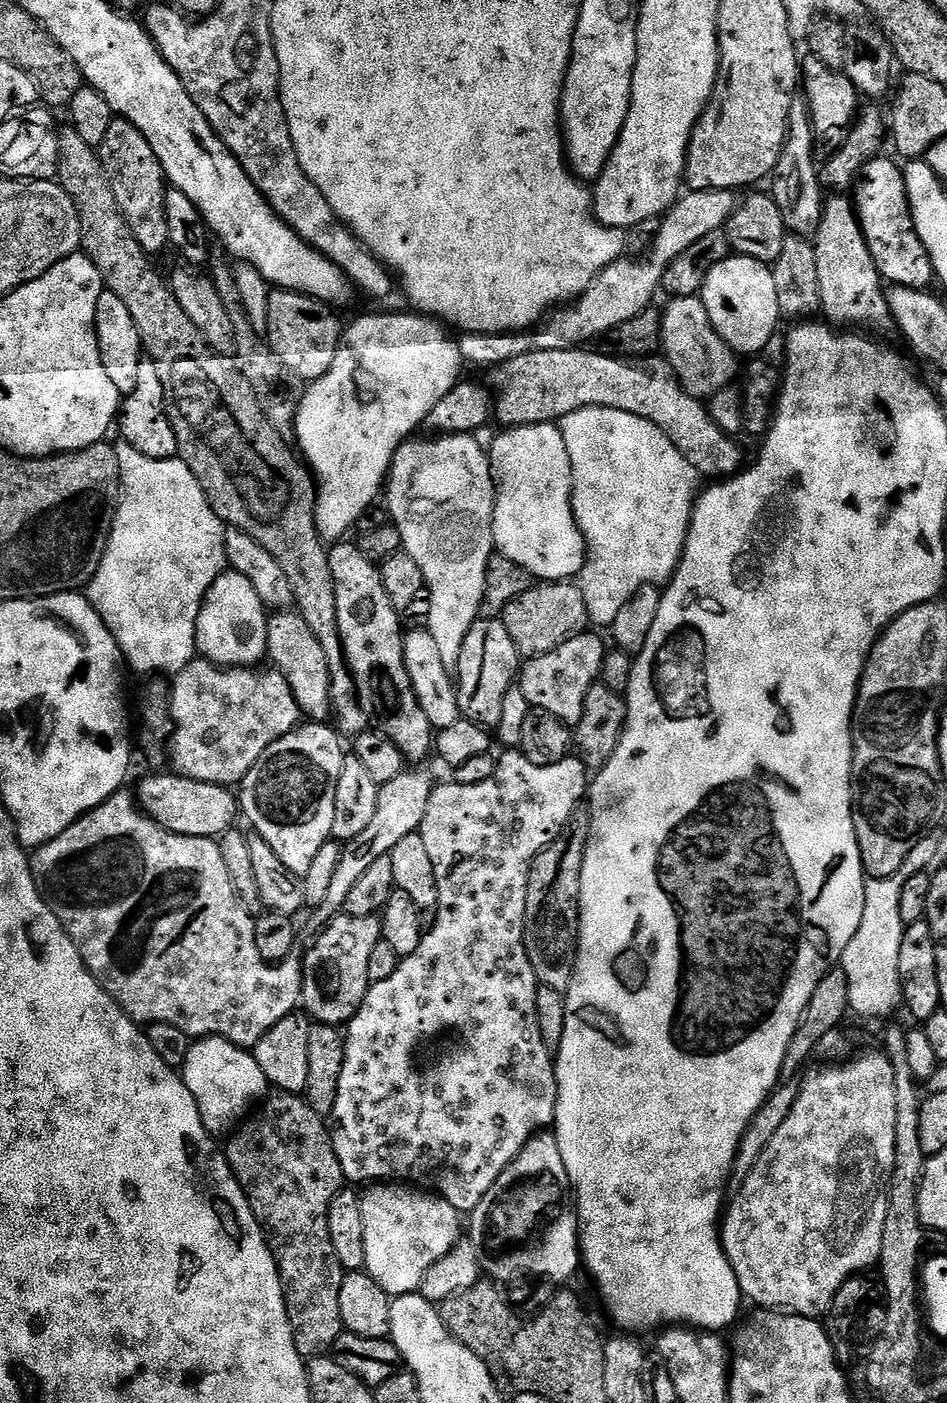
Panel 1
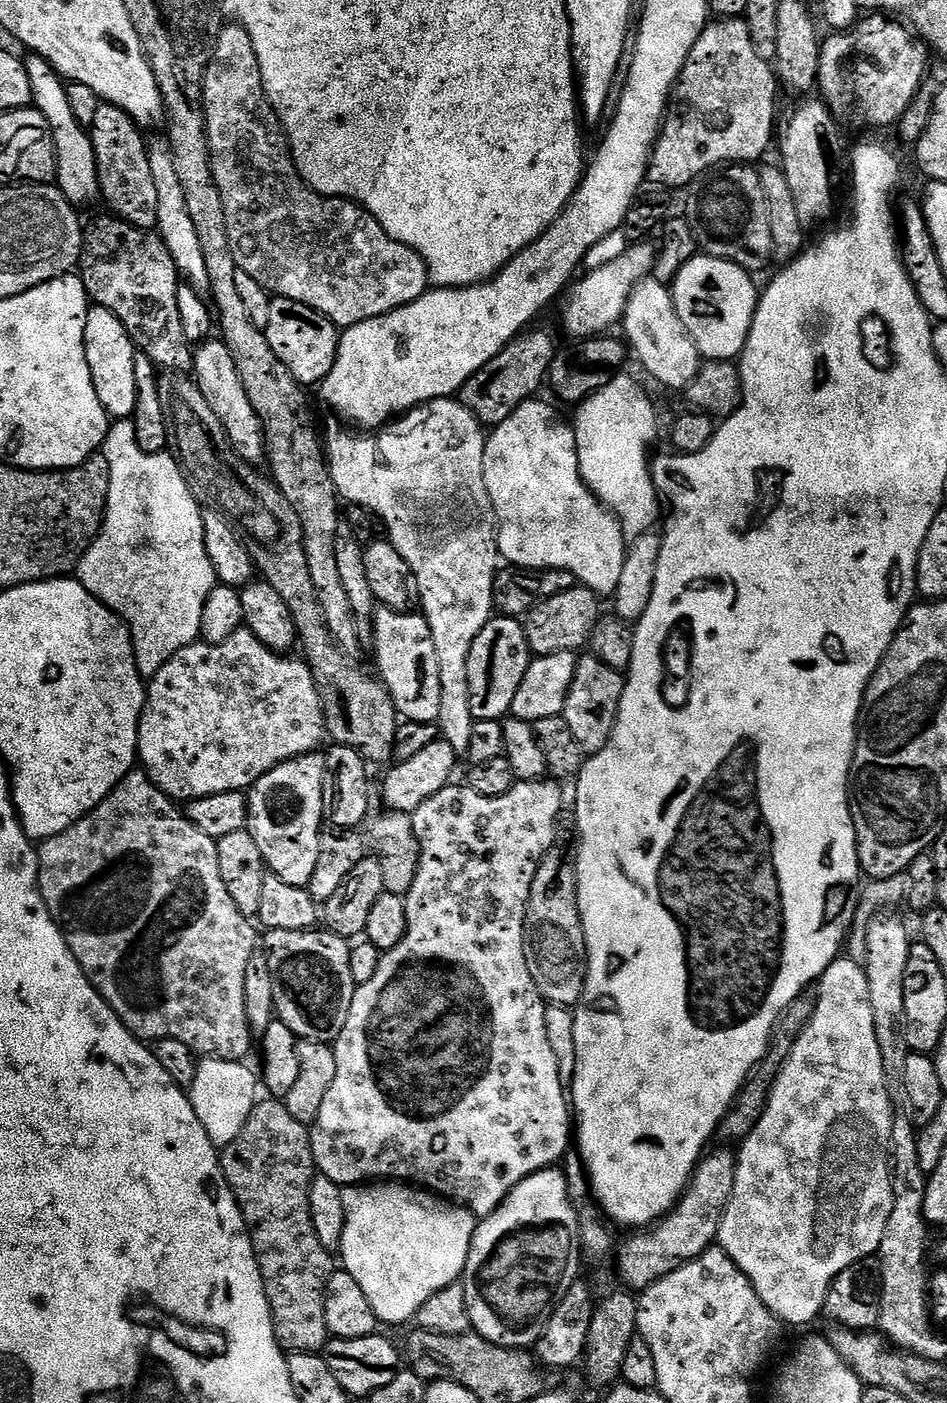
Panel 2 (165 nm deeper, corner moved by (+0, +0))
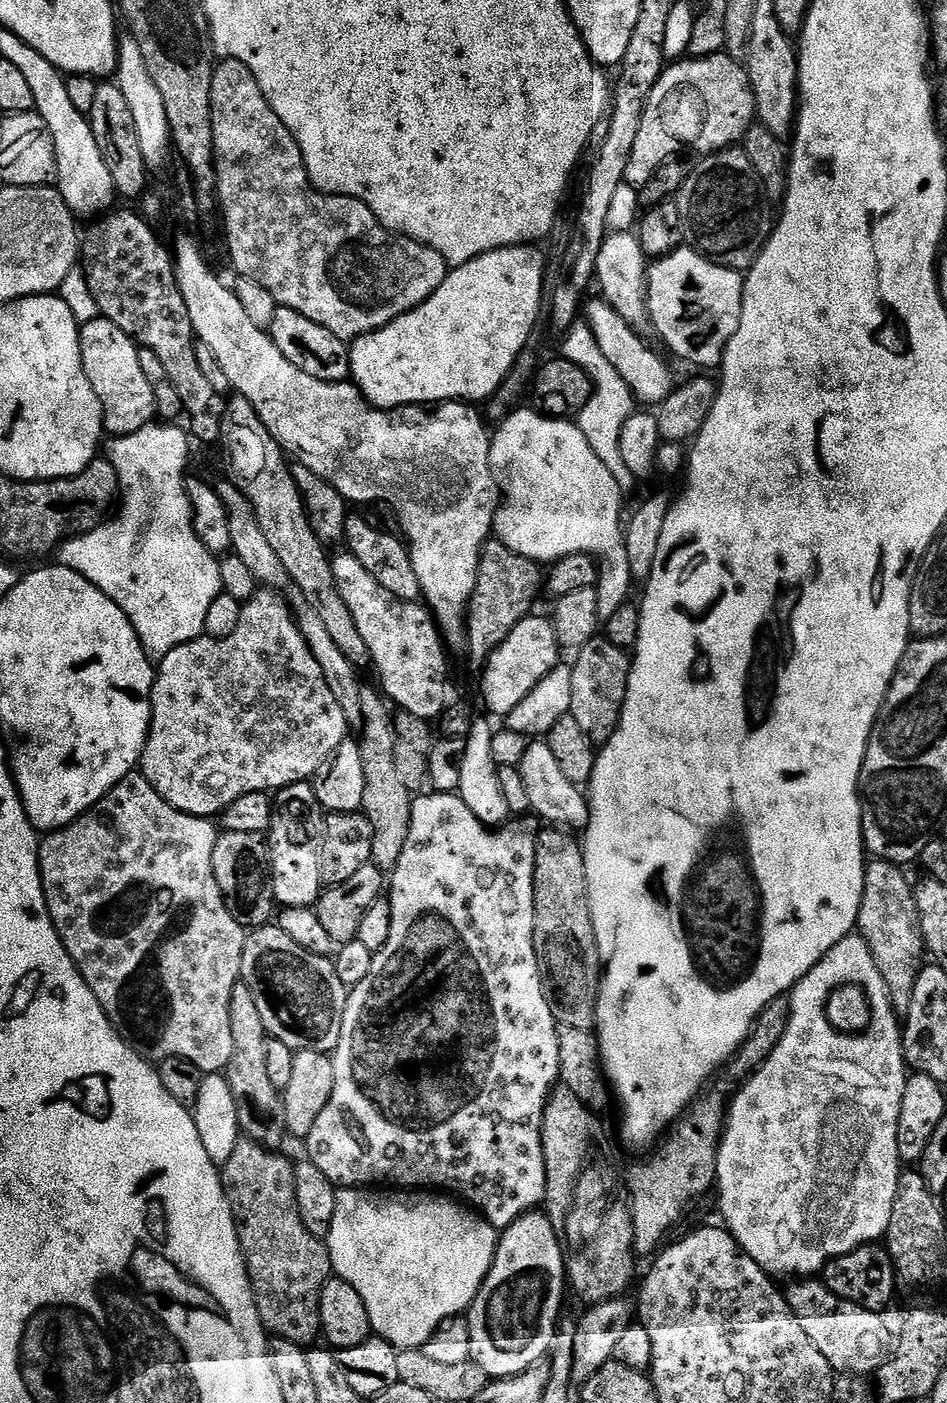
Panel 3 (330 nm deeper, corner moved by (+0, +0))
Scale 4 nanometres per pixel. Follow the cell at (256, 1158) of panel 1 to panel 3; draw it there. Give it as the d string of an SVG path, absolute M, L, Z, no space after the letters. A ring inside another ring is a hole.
M241 1138L230 1159L220 1168L220 1183L232 1208L238 1242L265 1332L277 1340L312 1346L322 1336L320 1299L322 1286L334 1276L332 1255L325 1241L314 1238L302 1226L302 1214L298 1214L298 1202L294 1198L294 1164L280 1154L254 1140Z

